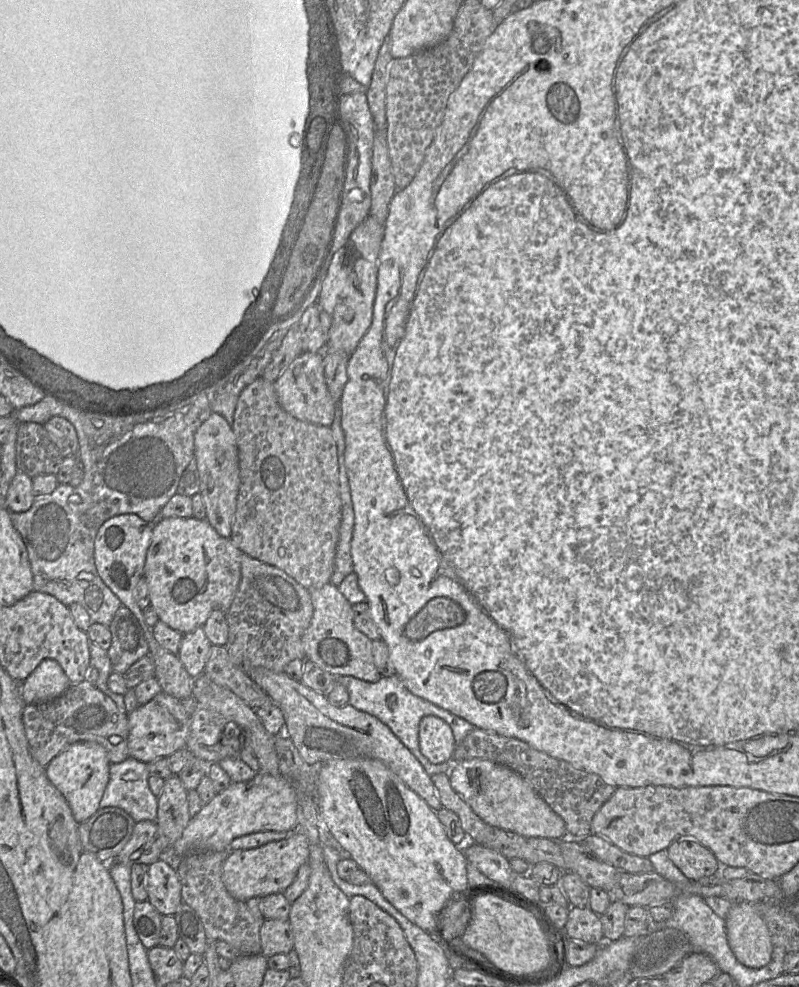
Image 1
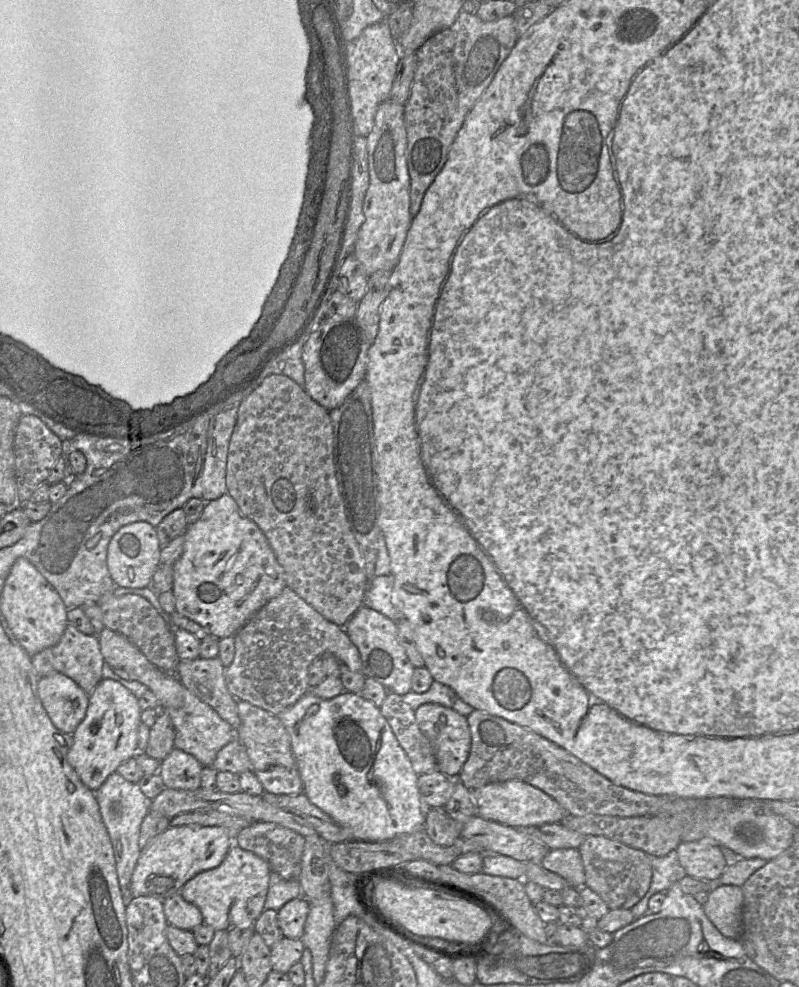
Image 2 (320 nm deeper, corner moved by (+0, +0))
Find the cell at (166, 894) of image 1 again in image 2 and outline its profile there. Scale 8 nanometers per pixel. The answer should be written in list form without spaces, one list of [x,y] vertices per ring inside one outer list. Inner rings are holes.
[[[178,892],[163,901],[163,909],[168,924],[179,929],[192,931],[203,923],[199,908],[184,900]]]

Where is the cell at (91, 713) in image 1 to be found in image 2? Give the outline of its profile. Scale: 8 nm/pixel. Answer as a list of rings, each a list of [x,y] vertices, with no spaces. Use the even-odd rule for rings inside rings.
[[[161,706],[157,707],[158,718],[150,727],[150,735],[144,753],[160,762],[174,748],[175,730],[169,714]]]

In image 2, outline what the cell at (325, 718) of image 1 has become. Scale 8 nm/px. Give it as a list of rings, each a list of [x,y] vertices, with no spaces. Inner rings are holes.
[[[443,808],[425,809],[424,831],[439,846],[451,846],[460,836],[460,824],[454,821]]]

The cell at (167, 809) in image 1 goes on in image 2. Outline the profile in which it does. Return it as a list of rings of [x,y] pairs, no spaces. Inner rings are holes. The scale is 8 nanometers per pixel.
[[[173,748],[161,761],[158,773],[165,788],[193,791],[200,787],[202,769],[203,765],[194,756]]]

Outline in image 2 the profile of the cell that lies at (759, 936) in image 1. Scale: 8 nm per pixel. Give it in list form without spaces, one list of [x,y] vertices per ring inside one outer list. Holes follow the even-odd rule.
[[[714,885],[707,902],[703,905],[703,910],[723,936],[739,940],[743,932],[743,902],[741,887]]]

